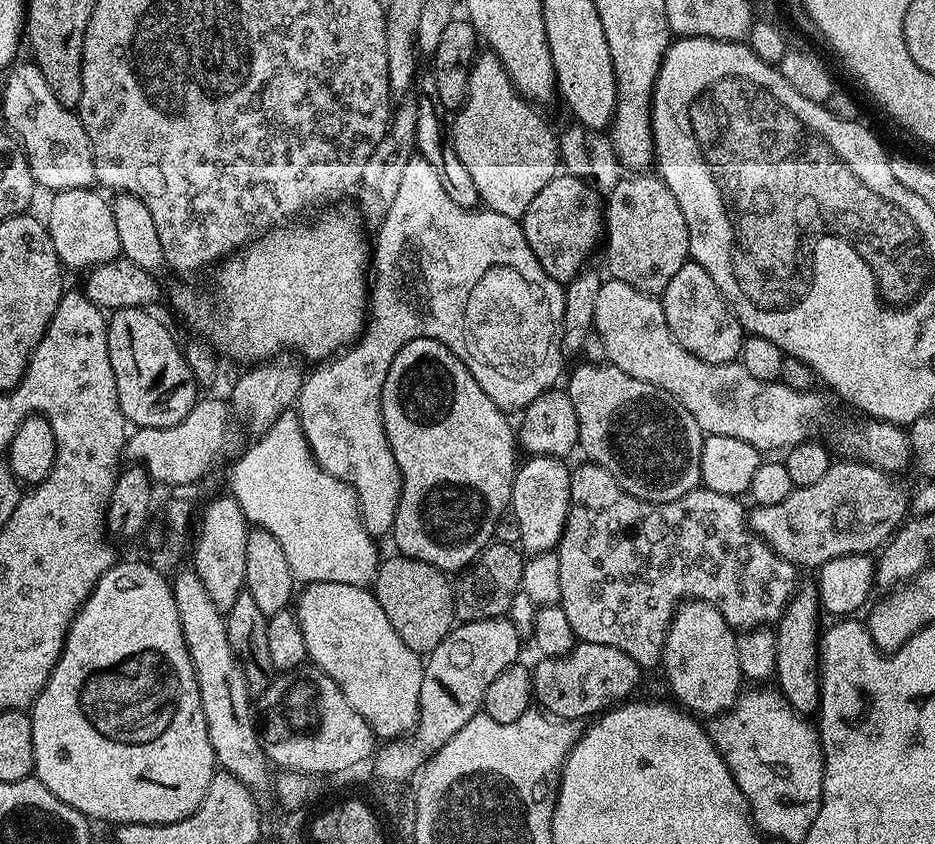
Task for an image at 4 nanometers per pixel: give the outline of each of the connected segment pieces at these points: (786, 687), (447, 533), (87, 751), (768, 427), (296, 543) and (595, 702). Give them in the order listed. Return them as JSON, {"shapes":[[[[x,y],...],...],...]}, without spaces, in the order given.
{"shapes":[[[[801,583],[782,618],[776,621],[776,671],[774,684],[786,703],[800,716],[808,718],[820,706],[820,638],[822,609],[815,583]]],[[[414,338],[394,354],[394,362],[390,362],[390,370],[386,374],[386,382],[382,386],[382,398],[380,399],[380,409],[382,410],[382,422],[386,430],[386,438],[390,442],[390,450],[394,454],[394,462],[398,462],[398,470],[402,478],[402,490],[400,491],[400,501],[396,507],[396,517],[394,526],[390,533],[390,540],[396,543],[395,551],[401,556],[409,556],[415,560],[426,562],[435,568],[449,574],[459,573],[468,567],[473,560],[479,556],[482,549],[493,543],[495,534],[495,524],[509,511],[512,503],[512,483],[516,477],[518,459],[518,432],[508,421],[509,413],[503,408],[499,408],[491,398],[478,386],[474,374],[466,370],[462,361],[452,353],[442,342],[434,338]]],[[[124,560],[113,564],[94,586],[83,606],[77,610],[72,625],[68,627],[68,637],[64,649],[38,698],[30,705],[32,729],[34,730],[34,769],[35,779],[41,780],[62,802],[74,806],[89,821],[105,820],[111,826],[122,824],[169,824],[189,816],[200,807],[202,798],[210,786],[212,776],[218,770],[216,755],[210,742],[206,718],[200,701],[200,691],[196,681],[196,671],[188,653],[182,634],[182,622],[178,618],[178,606],[172,593],[169,577],[163,576],[152,564],[140,560]]],[[[611,278],[605,279],[601,283],[598,290],[598,306],[594,310],[594,322],[596,323],[595,331],[602,338],[602,346],[606,346],[606,354],[608,360],[618,370],[622,370],[626,374],[630,374],[634,378],[638,378],[642,382],[650,382],[651,384],[657,384],[662,390],[666,390],[666,394],[670,394],[677,400],[682,406],[686,406],[686,410],[690,410],[690,414],[694,414],[694,422],[698,422],[698,426],[701,430],[709,436],[725,436],[726,438],[742,438],[742,442],[750,442],[750,446],[760,449],[761,453],[772,454],[775,448],[779,450],[787,450],[792,448],[796,444],[801,444],[803,440],[813,439],[816,427],[823,422],[828,416],[828,404],[819,396],[819,391],[813,390],[811,392],[799,392],[798,390],[790,390],[790,386],[779,383],[775,380],[770,382],[762,382],[758,378],[753,378],[748,371],[746,371],[742,365],[738,362],[731,364],[711,364],[705,360],[698,359],[694,354],[690,354],[686,349],[679,344],[674,338],[674,334],[670,330],[670,326],[666,322],[666,314],[664,313],[663,303],[657,297],[647,296],[642,290],[634,290],[634,286],[626,286],[626,282],[618,282]]],[[[289,410],[281,414],[273,424],[259,435],[256,441],[250,448],[246,449],[244,453],[236,460],[236,465],[232,468],[232,477],[229,478],[228,484],[230,487],[230,495],[236,499],[238,506],[242,506],[242,514],[246,517],[249,525],[265,528],[270,534],[274,534],[274,538],[278,538],[279,544],[282,545],[282,550],[286,553],[286,562],[290,562],[290,570],[293,577],[297,581],[301,580],[301,585],[307,586],[310,584],[317,584],[318,582],[342,582],[346,586],[358,586],[359,588],[368,588],[369,585],[375,581],[376,572],[380,569],[382,563],[382,555],[376,549],[377,541],[366,530],[366,526],[360,517],[360,507],[358,506],[358,498],[356,491],[354,491],[346,482],[342,482],[338,478],[334,478],[326,470],[322,470],[318,466],[318,462],[312,456],[310,446],[304,437],[304,431],[300,425],[300,418],[295,411]]],[[[577,642],[564,656],[545,656],[537,661],[536,668],[531,669],[535,703],[549,716],[577,722],[583,721],[583,716],[592,718],[625,703],[642,675],[640,664],[630,654],[598,642]]]]}

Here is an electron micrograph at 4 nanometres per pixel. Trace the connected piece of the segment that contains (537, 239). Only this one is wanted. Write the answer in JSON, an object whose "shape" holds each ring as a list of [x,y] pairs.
{"shape":[[[558,174],[550,182],[546,182],[546,186],[542,186],[542,190],[538,190],[534,202],[530,202],[530,206],[526,206],[526,214],[522,217],[526,242],[530,242],[530,250],[534,250],[534,258],[538,258],[542,270],[546,270],[546,274],[550,274],[550,278],[554,278],[565,286],[578,273],[585,271],[587,264],[584,263],[591,258],[596,243],[599,240],[601,243],[602,237],[605,235],[602,200],[601,197],[600,200],[596,197],[595,190],[588,183],[587,179],[579,176]]]}

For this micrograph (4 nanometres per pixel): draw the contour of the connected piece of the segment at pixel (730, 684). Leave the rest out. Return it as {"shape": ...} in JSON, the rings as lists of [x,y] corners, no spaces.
{"shape":[[[685,601],[677,609],[668,628],[660,664],[677,697],[674,698],[687,711],[714,718],[739,700],[744,679],[738,663],[736,637],[735,629],[729,627],[721,612],[704,601]]]}

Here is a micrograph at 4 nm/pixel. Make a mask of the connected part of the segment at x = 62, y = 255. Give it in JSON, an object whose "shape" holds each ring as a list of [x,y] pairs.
{"shape":[[[71,188],[55,193],[46,215],[46,227],[61,265],[91,270],[120,256],[118,226],[114,226],[111,203],[92,188]]]}

